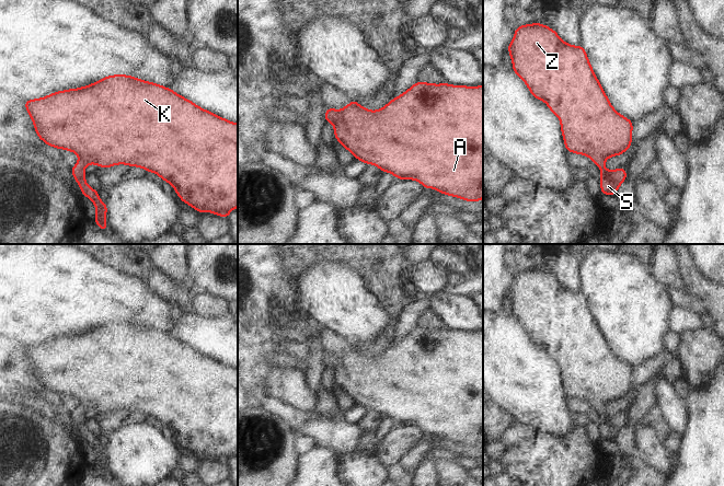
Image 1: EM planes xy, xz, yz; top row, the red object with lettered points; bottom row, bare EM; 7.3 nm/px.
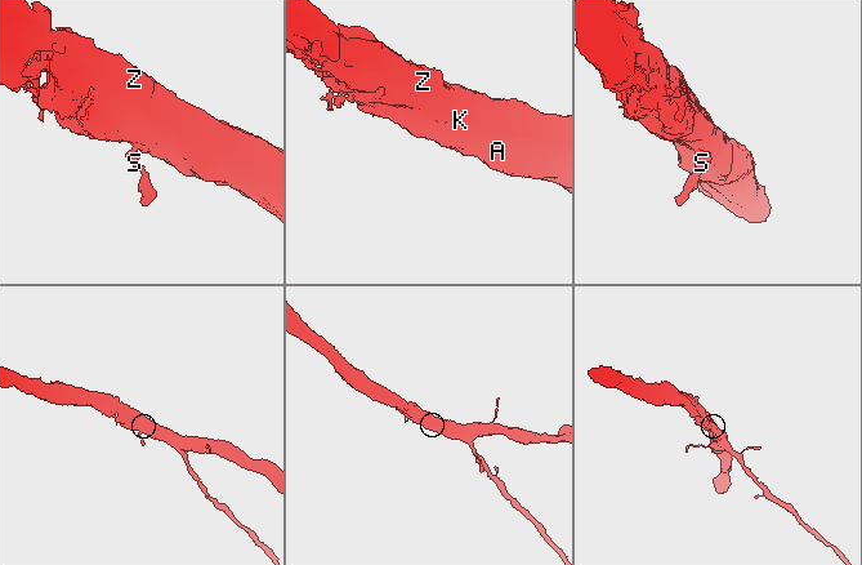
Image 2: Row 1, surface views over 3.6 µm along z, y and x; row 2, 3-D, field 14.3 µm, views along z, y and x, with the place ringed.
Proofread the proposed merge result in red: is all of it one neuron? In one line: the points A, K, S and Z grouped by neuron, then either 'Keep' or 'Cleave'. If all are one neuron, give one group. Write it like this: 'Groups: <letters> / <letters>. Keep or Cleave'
Groups: A K S Z. Keep

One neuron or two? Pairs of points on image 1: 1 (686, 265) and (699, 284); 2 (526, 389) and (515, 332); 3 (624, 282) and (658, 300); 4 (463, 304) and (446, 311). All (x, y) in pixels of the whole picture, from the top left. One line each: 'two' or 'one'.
1: one
2: one
3: one
4: one

